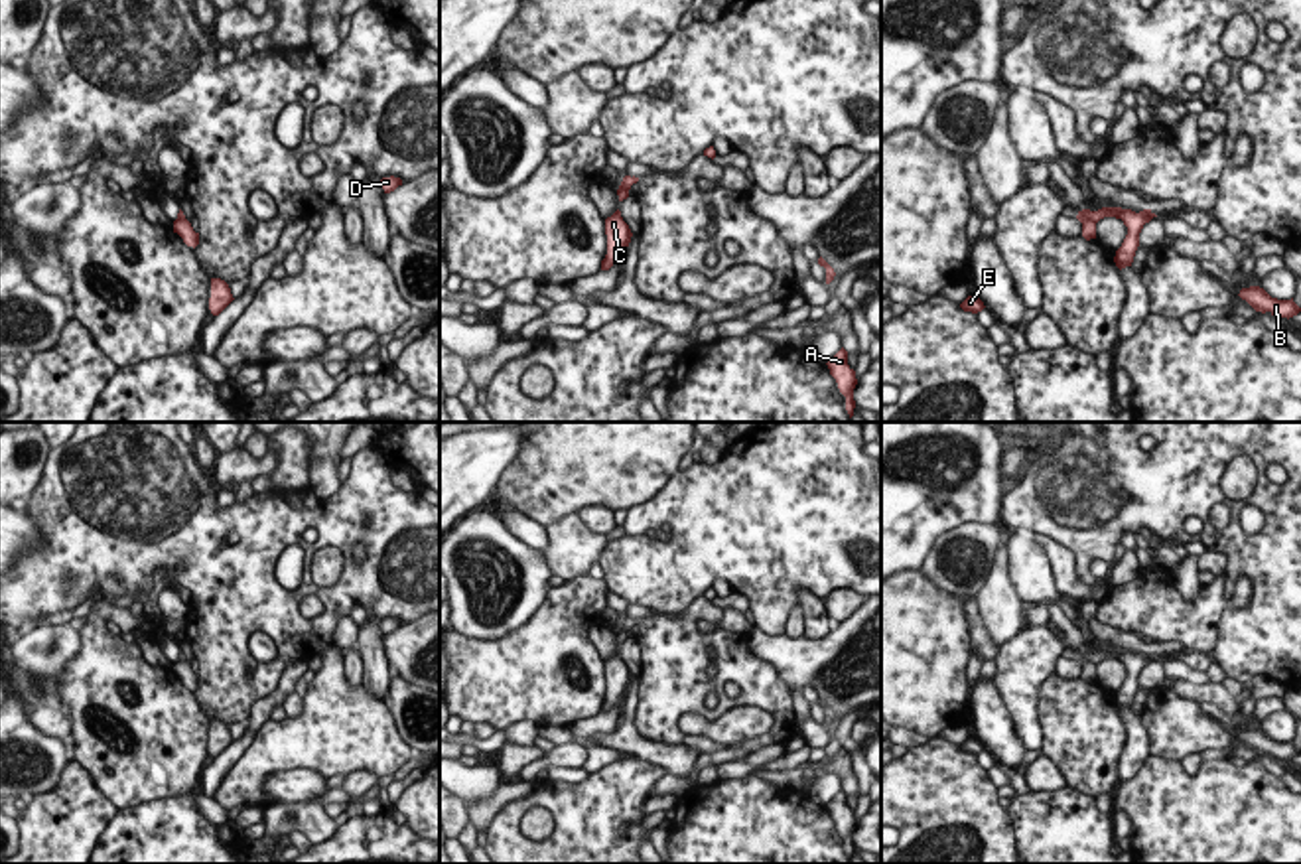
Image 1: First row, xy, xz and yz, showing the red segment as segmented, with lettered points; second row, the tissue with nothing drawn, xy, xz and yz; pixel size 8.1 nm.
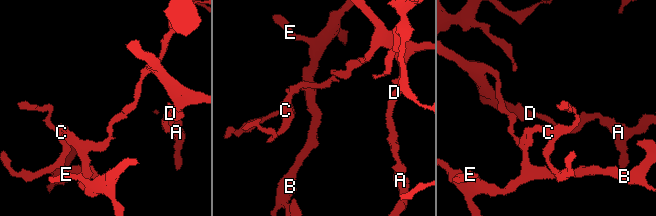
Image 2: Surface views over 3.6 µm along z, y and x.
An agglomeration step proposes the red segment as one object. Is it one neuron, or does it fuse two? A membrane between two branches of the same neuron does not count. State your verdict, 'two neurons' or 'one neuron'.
two neurons

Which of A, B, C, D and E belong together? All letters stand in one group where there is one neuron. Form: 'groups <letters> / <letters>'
groups A C D / B E

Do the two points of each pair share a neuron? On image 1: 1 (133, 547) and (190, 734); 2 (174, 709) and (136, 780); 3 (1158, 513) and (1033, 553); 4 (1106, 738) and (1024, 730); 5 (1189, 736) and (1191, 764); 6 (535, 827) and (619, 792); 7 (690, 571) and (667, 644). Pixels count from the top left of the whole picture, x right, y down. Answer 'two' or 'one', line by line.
1: two
2: one
3: two
4: two
5: two
6: two
7: two

